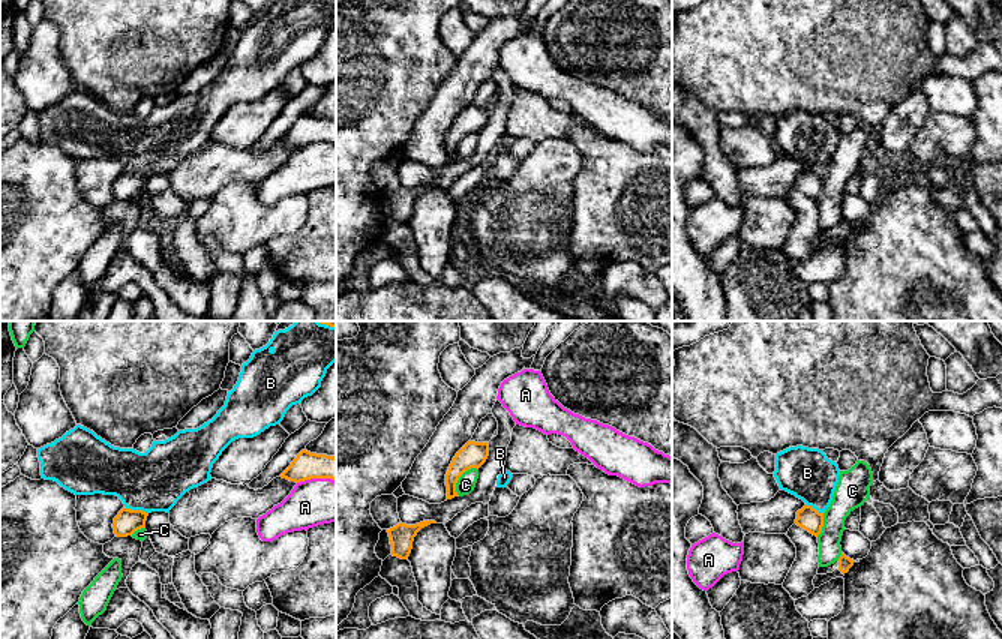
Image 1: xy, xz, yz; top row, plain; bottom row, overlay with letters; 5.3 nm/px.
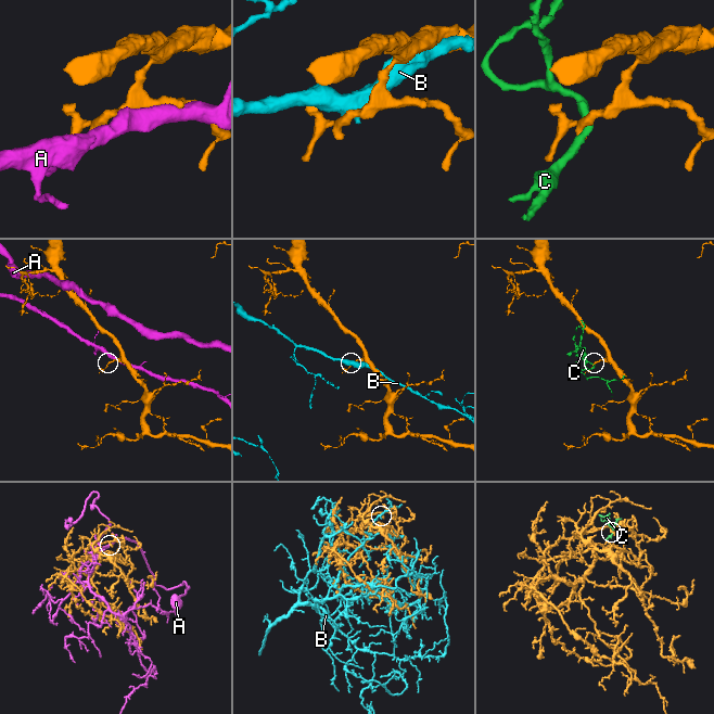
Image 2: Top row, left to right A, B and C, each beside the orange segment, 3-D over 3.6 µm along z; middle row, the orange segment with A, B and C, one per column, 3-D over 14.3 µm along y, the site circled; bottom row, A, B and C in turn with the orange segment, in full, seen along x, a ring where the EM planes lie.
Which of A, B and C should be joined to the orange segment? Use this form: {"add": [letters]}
{"add": []}

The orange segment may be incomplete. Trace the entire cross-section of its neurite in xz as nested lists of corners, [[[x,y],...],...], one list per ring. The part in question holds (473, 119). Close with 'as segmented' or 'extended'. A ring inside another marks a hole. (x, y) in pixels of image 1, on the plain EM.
[[[468,105],[453,122],[446,138],[447,164],[458,160],[456,147],[459,141],[471,134],[480,132],[489,120],[489,106]]]; as segmented

